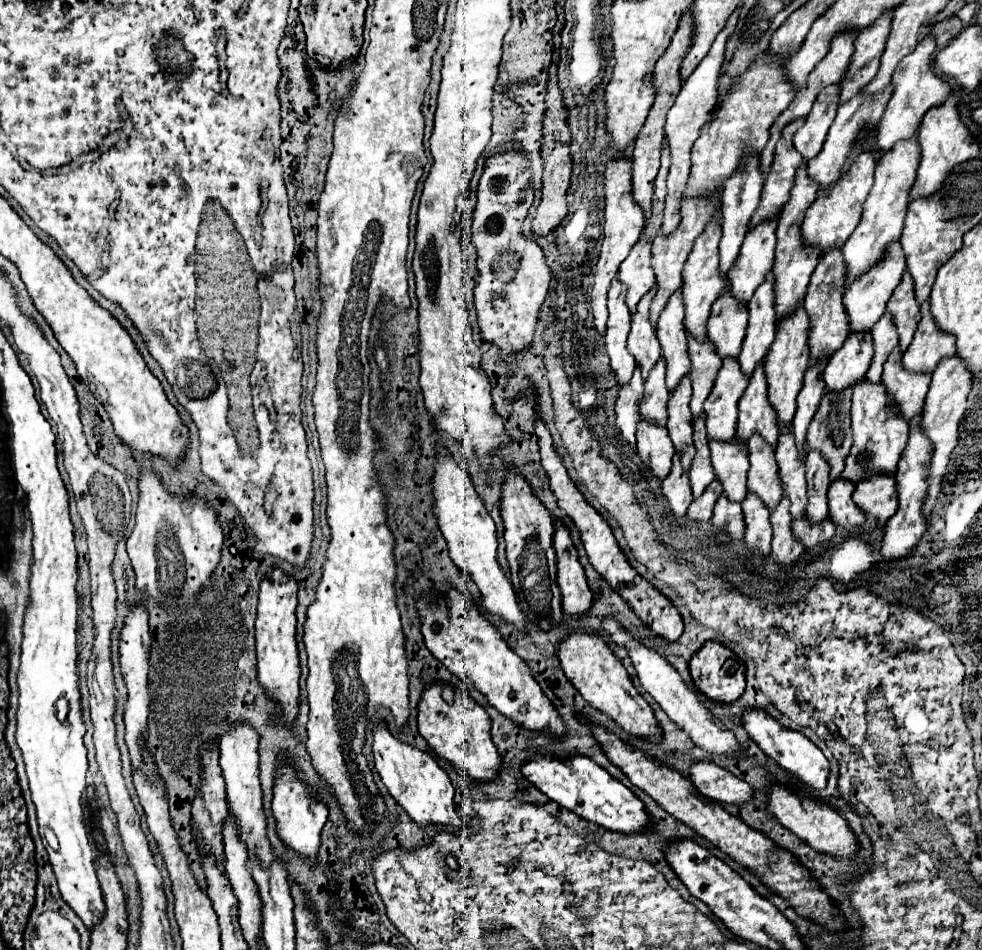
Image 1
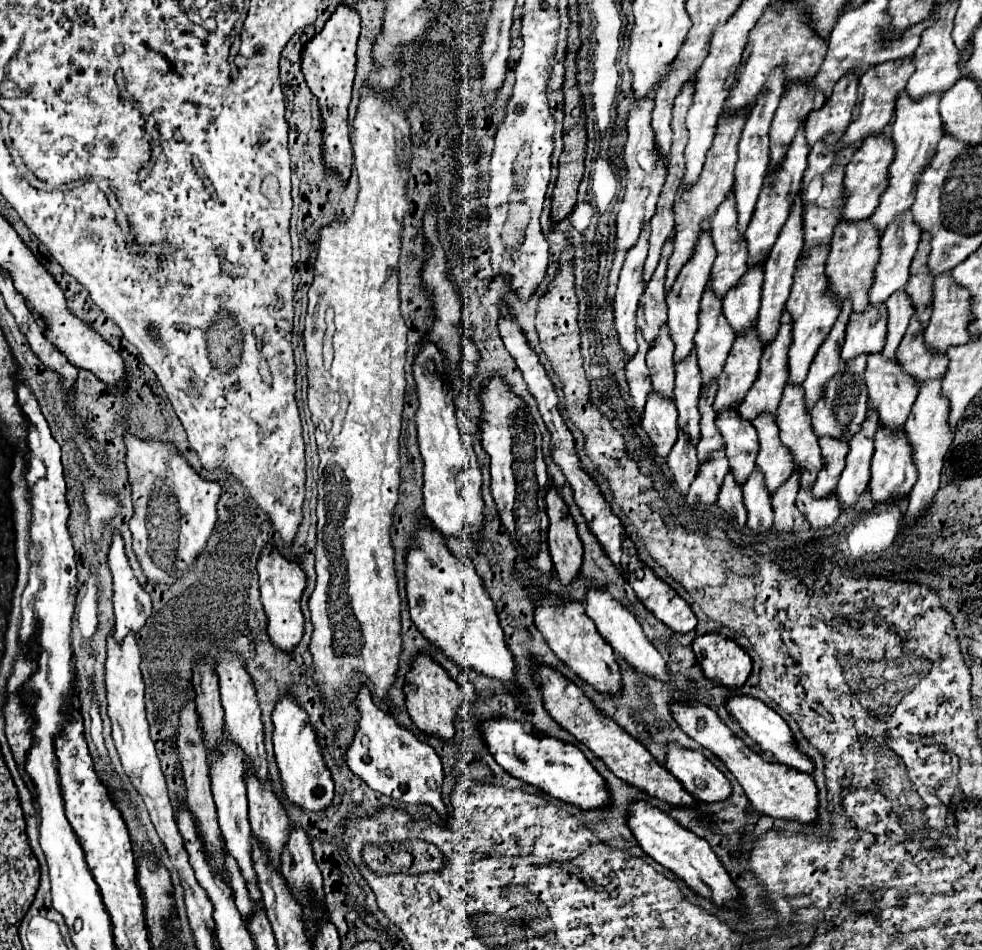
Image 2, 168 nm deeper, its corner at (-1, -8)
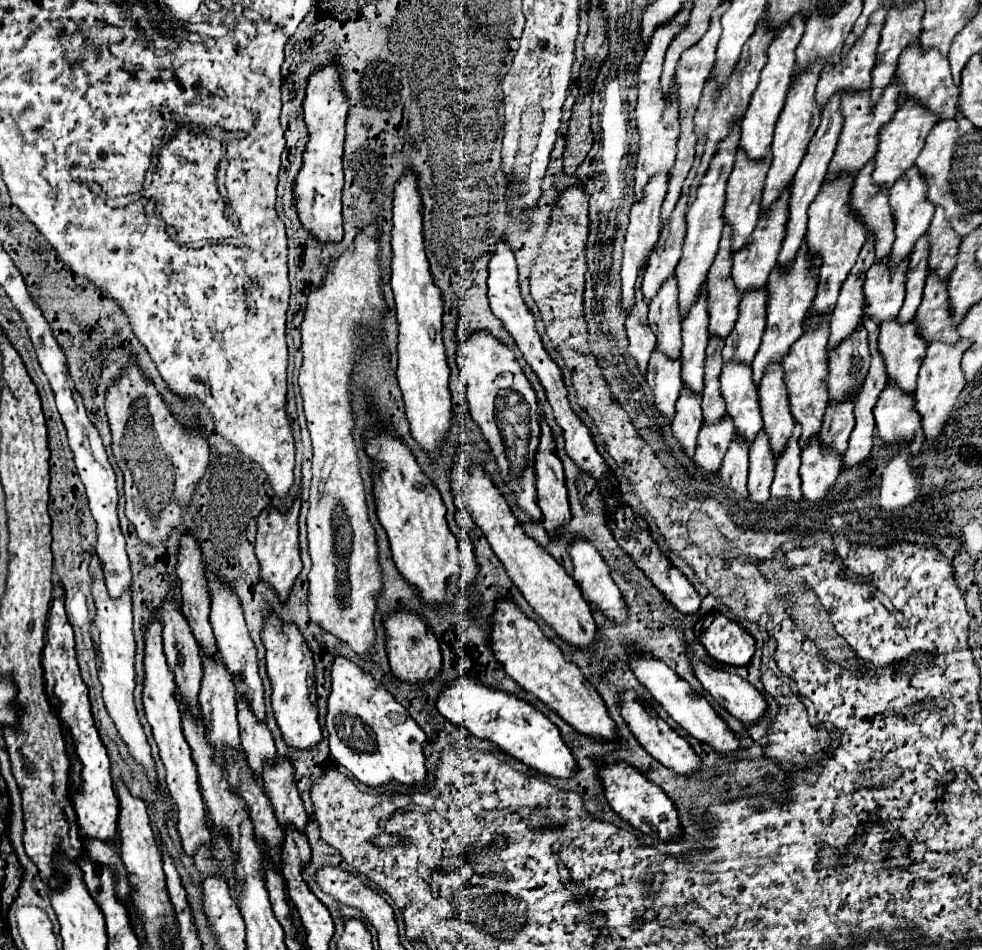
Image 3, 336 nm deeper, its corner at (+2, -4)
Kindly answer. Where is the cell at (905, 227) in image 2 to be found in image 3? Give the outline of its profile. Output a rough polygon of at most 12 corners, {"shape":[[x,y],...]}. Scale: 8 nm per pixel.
{"shape":[[919,172],[889,190],[895,218],[887,266],[897,268],[927,232],[935,206],[923,200]]}

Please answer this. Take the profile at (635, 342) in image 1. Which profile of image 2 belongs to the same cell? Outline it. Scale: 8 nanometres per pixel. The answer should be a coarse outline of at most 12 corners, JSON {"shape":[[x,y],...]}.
{"shape":[[670,232],[658,268],[638,304],[638,326],[648,344],[666,322],[666,264]]}

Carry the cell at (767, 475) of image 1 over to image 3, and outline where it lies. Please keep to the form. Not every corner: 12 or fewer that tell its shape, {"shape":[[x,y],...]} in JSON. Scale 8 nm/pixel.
{"shape":[[783,366],[759,384],[765,434],[775,458],[795,428]]}

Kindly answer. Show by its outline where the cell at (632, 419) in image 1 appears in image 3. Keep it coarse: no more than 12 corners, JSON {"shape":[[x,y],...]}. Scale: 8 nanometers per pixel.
{"shape":[[637,292],[625,322],[629,354],[647,374],[655,334],[647,328],[647,304]]}

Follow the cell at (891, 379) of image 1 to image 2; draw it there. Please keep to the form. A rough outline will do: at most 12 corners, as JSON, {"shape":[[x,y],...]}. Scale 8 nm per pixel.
{"shape":[[910,320],[896,358],[918,384],[940,378],[946,356],[930,356],[924,328]]}

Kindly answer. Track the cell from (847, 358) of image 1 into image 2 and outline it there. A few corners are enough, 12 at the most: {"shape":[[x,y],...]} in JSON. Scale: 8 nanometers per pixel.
{"shape":[[886,304],[852,312],[842,360],[882,352]]}

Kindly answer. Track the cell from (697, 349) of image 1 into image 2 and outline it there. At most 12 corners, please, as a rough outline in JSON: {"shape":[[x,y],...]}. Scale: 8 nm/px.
{"shape":[[704,290],[694,336],[704,386],[734,344],[722,300]]}

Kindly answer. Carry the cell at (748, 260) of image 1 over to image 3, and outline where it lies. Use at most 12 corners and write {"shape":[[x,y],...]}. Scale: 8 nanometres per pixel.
{"shape":[[821,68],[787,94],[773,138],[761,216],[781,198],[819,128]]}

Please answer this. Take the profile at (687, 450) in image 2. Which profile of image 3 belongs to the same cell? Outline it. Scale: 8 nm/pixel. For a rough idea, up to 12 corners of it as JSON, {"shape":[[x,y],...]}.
{"shape":[[687,388],[677,400],[671,424],[687,458],[693,458],[701,430],[699,396]]}

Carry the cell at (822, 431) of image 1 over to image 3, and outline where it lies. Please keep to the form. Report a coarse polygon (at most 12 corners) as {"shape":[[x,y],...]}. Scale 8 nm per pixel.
{"shape":[[867,330],[831,352],[829,404],[855,400],[871,364]]}

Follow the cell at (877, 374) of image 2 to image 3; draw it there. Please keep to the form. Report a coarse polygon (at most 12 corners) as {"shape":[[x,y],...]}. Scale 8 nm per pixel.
{"shape":[[881,324],[887,384],[913,394],[927,344],[911,324]]}

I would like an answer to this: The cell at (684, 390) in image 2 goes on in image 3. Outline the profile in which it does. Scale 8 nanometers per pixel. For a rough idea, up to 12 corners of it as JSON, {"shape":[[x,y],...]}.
{"shape":[[699,302],[683,320],[681,380],[703,392],[707,308]]}

